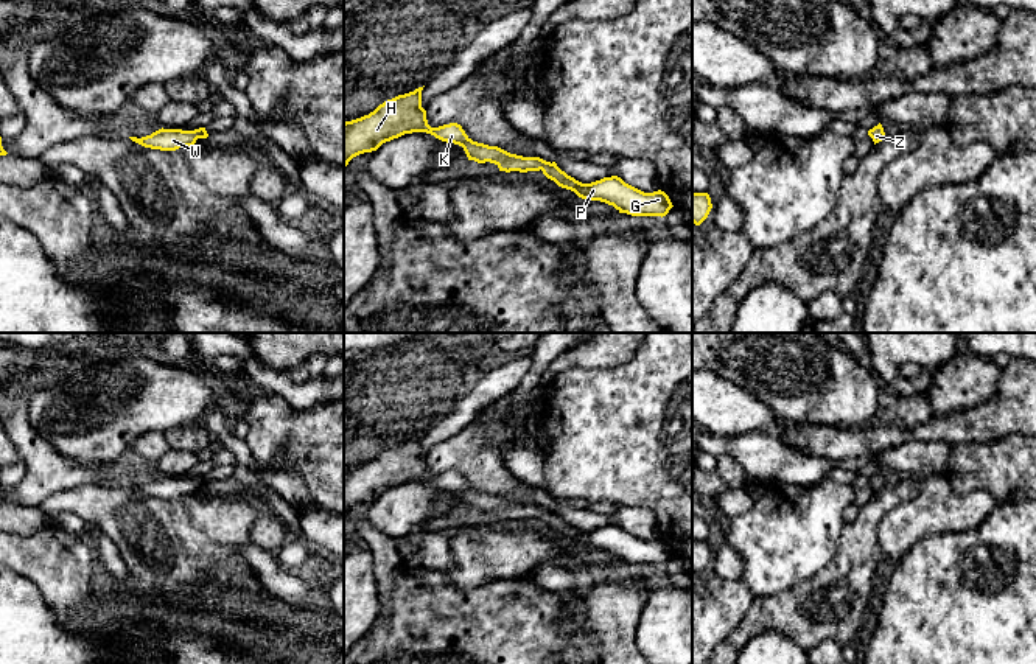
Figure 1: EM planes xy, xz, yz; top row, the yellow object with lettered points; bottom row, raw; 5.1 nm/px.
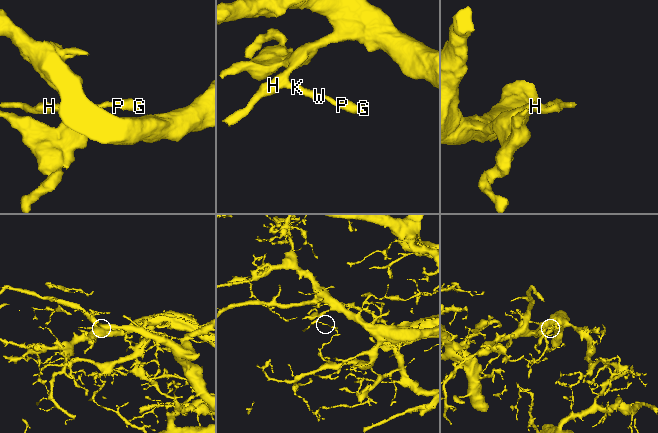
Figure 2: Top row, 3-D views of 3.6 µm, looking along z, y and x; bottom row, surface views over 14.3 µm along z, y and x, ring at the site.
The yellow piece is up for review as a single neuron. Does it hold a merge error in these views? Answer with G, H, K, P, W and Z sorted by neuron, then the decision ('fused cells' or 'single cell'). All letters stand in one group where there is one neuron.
groups G H K P W Z; single cell

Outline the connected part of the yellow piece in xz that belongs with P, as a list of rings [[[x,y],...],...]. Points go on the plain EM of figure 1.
[[[422,439],[398,443],[380,453],[373,460],[344,471],[344,515],[364,501],[376,499],[383,491],[404,482],[426,481],[436,487],[464,496],[468,508],[495,512],[499,519],[543,519],[558,535],[574,540],[582,547],[600,549],[613,554],[619,561],[632,564],[666,564],[674,555],[669,544],[658,538],[644,541],[621,526],[611,524],[591,532],[582,532],[562,519],[555,510],[540,505],[510,502],[498,495],[473,490],[460,473],[450,471],[431,476],[422,456]]]

